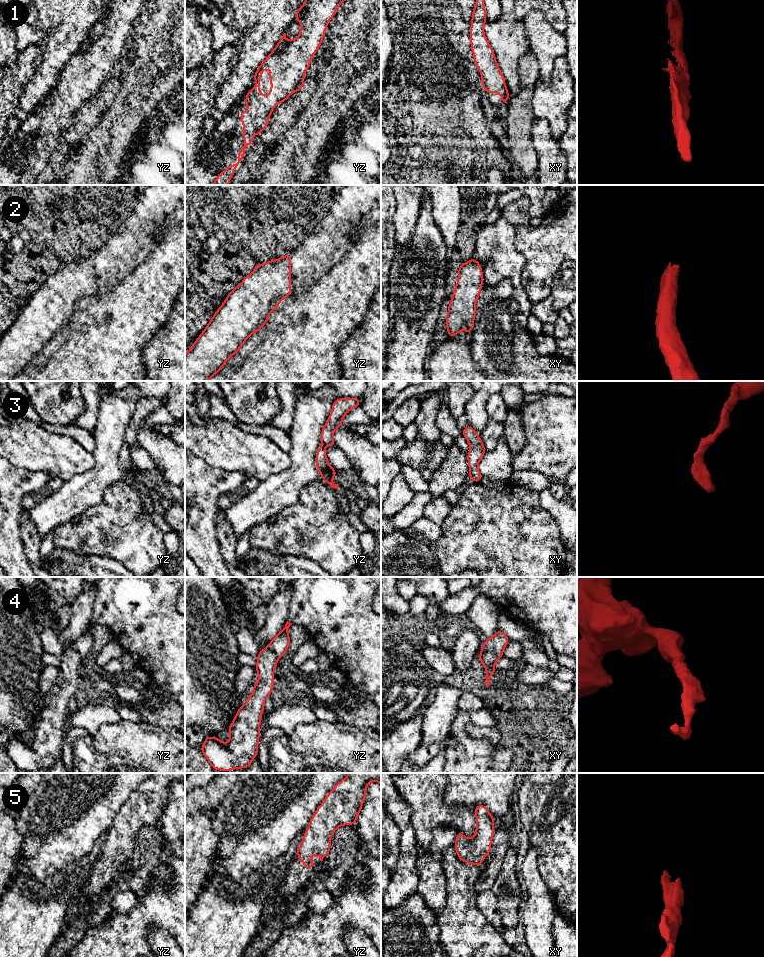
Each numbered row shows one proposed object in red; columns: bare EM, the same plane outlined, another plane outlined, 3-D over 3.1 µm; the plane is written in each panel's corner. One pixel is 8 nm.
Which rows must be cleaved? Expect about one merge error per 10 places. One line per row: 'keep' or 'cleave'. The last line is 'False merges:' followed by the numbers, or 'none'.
1: keep
2: keep
3: keep
4: keep
5: keep
False merges: none

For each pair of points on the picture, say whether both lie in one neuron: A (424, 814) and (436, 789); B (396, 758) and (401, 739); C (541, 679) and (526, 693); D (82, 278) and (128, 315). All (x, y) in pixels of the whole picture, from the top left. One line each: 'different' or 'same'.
A: same
B: same
C: different
D: different

